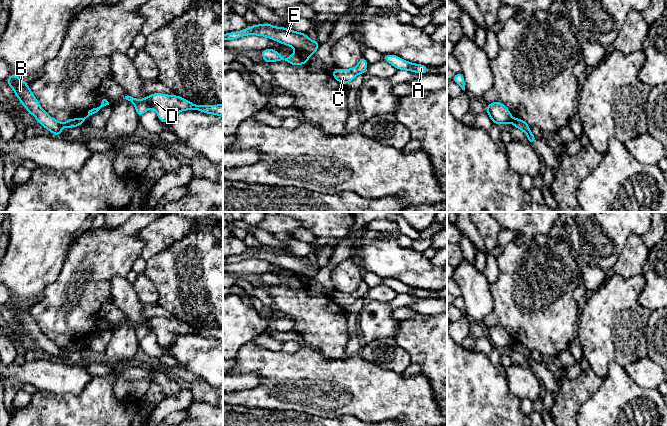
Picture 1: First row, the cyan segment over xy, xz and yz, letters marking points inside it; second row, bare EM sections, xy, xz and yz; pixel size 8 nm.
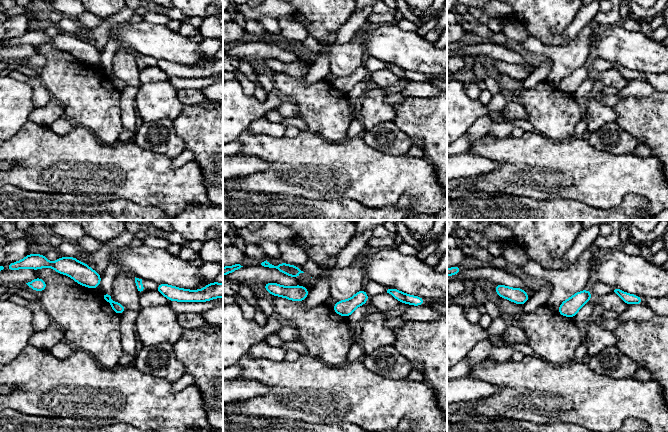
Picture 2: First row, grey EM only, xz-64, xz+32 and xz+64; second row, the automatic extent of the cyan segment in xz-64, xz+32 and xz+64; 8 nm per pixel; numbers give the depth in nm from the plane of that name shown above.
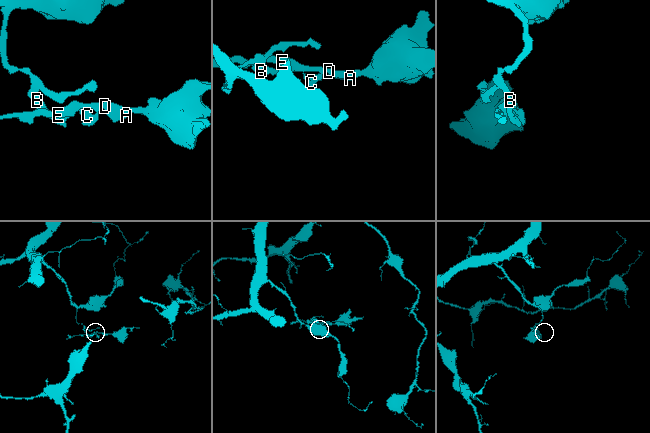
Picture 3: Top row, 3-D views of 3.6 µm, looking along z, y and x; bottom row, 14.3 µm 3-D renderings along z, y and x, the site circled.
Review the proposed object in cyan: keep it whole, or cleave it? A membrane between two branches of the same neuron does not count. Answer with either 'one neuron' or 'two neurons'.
two neurons

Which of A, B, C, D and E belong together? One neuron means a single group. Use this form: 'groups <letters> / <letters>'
groups A C D E / B

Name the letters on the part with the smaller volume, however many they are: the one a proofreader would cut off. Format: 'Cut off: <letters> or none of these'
Cut off: A, C, D, E

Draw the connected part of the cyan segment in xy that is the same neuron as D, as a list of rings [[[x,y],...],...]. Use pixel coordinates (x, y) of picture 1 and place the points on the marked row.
[[[153,93],[143,100],[128,95],[124,99],[134,104],[139,118],[148,109],[155,109],[162,123],[172,121],[178,112],[185,110],[198,110],[223,117],[223,103],[221,105],[195,105],[182,97],[162,93]]]

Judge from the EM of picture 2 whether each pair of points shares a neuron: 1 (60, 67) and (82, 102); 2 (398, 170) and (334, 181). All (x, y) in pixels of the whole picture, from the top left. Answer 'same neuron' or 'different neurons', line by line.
1: same neuron
2: same neuron

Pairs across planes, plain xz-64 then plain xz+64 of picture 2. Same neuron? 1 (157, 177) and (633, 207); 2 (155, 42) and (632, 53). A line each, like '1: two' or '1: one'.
1: two
2: one

